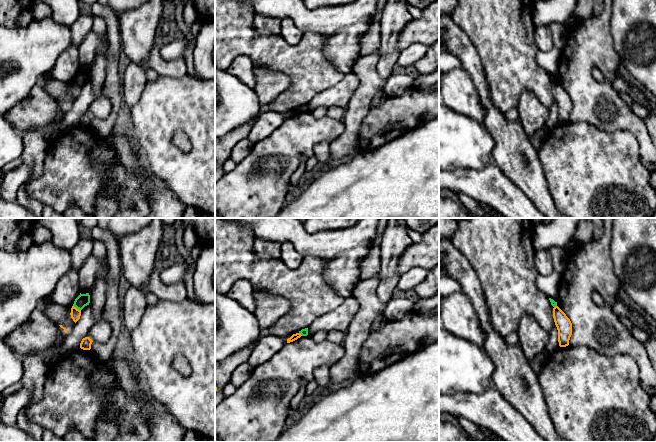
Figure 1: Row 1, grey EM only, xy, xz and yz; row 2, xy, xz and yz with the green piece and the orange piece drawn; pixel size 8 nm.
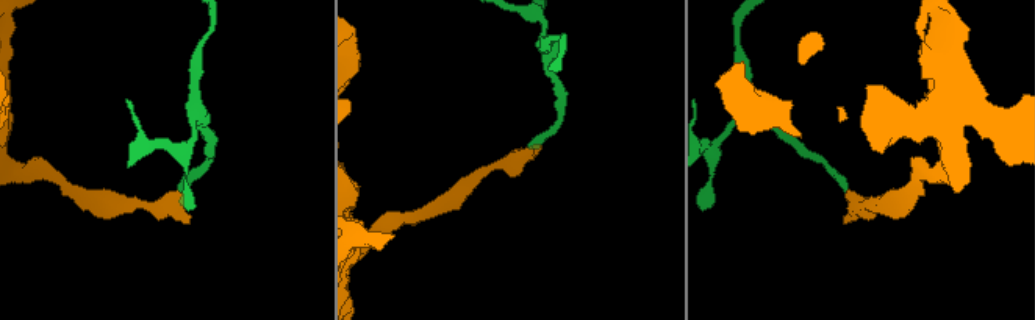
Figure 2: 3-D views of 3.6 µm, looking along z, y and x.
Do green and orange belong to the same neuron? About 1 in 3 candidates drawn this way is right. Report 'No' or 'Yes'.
No

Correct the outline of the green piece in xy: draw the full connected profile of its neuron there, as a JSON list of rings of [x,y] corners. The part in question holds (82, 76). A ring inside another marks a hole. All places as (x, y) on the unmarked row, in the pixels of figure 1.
[[[89,69],[81,70],[75,75],[73,82],[79,86],[82,86],[85,82],[90,79]]]

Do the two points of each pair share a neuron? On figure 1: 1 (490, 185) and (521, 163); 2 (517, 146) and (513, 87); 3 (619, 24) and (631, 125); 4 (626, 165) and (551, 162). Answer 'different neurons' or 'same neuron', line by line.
1: different neurons
2: different neurons
3: different neurons
4: same neuron

